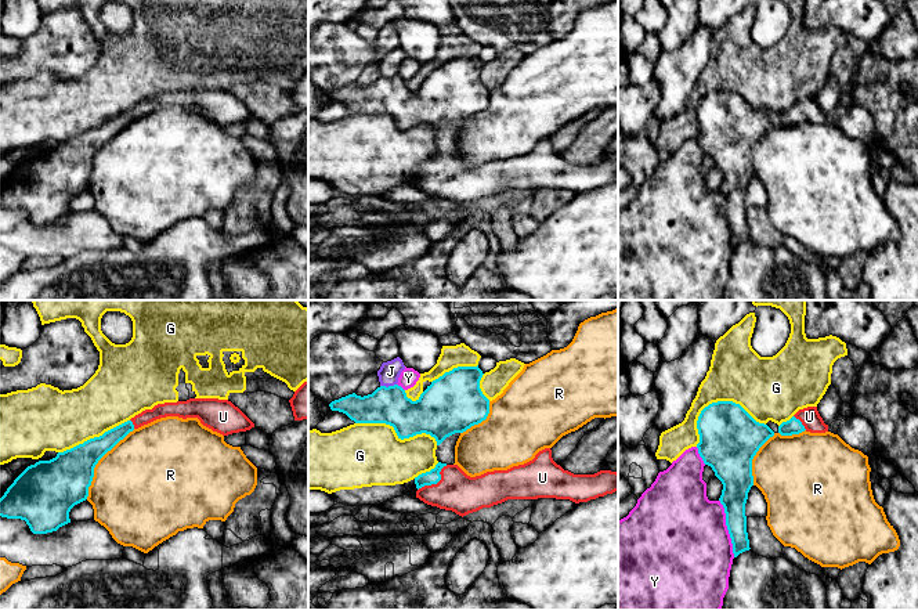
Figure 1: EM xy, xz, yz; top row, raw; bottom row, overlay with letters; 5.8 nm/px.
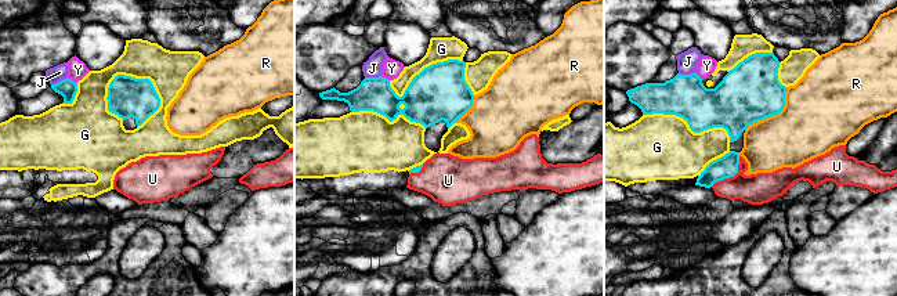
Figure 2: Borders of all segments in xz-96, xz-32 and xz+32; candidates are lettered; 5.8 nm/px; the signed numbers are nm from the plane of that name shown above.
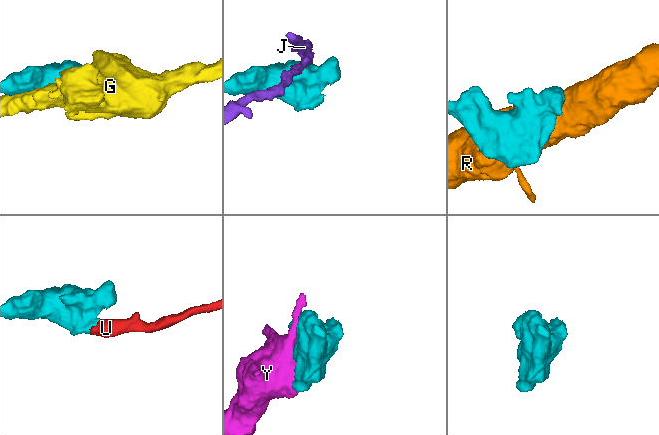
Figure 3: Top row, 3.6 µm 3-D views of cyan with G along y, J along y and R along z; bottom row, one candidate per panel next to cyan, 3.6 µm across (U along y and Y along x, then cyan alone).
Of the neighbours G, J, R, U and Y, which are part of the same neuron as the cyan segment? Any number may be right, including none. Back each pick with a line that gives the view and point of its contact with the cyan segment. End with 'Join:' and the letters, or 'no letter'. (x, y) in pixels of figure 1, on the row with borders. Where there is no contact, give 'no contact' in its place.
U: xz (436, 483)
Join: U

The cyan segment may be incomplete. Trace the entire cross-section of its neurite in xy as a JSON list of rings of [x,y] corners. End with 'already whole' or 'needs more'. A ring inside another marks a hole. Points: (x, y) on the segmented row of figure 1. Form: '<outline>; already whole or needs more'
[[[189,398],[158,404],[100,437],[28,466],[0,498],[0,516],[25,520],[33,534],[57,531],[71,523],[71,509],[87,499],[98,461],[134,429],[166,416],[198,418],[223,436],[254,427],[228,400]]]; needs more

